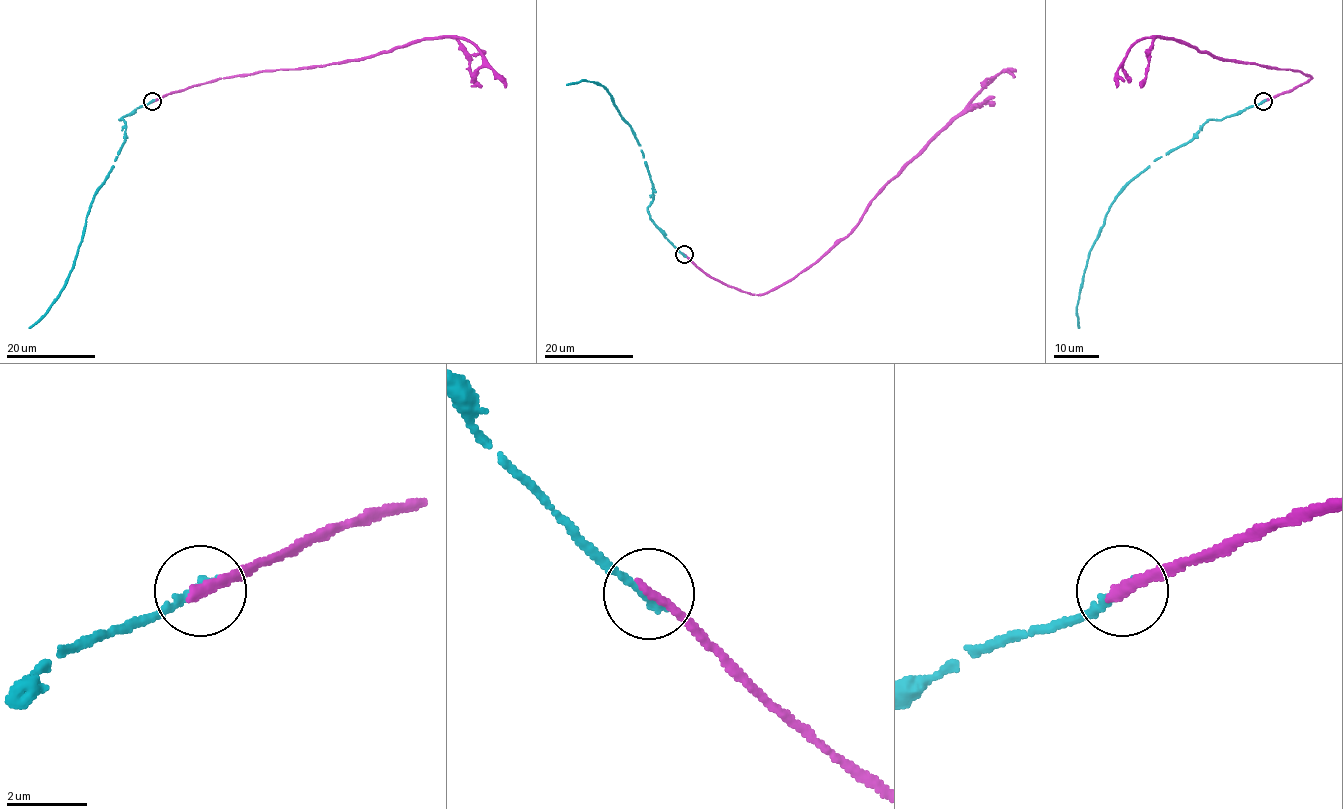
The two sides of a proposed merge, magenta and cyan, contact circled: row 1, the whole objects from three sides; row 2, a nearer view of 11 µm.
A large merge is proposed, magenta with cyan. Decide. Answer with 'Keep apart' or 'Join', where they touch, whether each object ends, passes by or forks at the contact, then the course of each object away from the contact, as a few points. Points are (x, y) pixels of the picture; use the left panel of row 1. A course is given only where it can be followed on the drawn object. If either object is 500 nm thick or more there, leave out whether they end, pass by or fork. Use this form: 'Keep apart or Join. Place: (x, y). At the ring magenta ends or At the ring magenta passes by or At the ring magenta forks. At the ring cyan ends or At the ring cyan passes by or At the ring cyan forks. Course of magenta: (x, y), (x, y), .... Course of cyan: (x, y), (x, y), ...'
Keep apart. Place: (152, 101). At the ring magenta ends. At the ring cyan ends. Course of magenta: (153, 101), (221, 78), (359, 61), (421, 39), (440, 37), (467, 38), (503, 78), (505, 87). Course of cyan: (153, 101), (119, 120), (125, 124), (125, 141), (89, 209), (74, 268), (51, 307), (28, 328)

